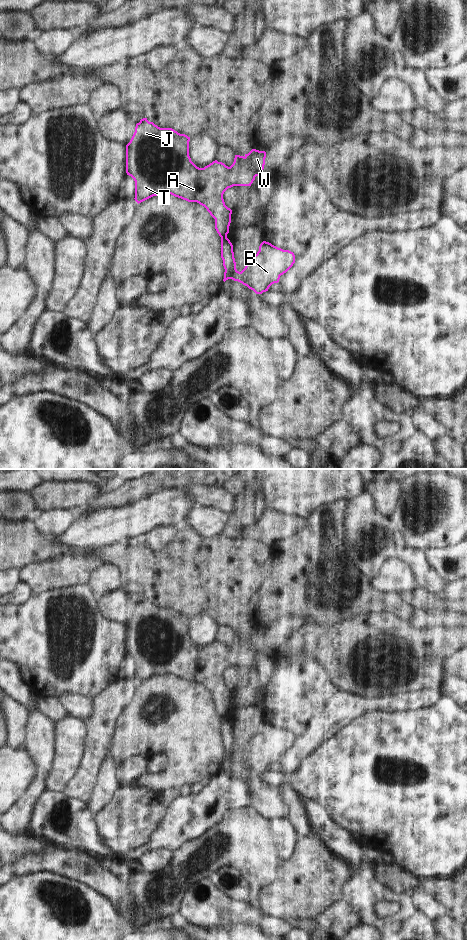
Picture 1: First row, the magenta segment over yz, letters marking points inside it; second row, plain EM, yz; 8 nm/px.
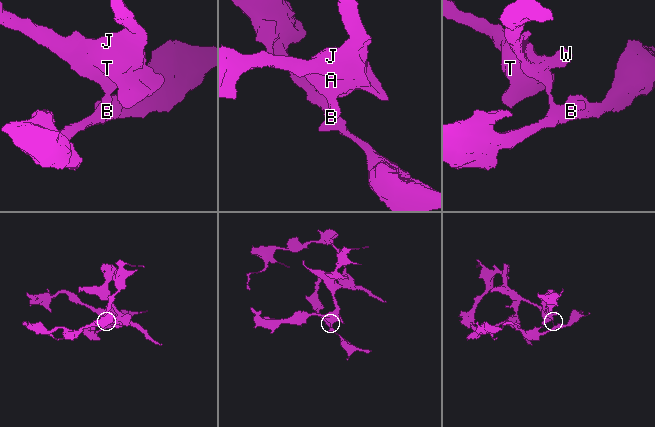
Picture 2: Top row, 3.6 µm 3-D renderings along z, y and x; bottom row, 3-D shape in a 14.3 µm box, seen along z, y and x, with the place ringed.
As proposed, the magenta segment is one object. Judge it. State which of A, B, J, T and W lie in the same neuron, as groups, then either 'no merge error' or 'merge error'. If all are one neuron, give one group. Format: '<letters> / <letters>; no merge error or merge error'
A J T W / B; merge error

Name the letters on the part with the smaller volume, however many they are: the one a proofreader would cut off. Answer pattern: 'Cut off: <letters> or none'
Cut off: B

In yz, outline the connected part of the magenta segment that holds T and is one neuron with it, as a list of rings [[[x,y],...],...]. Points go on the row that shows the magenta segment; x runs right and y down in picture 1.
[[[147,118],[136,124],[135,132],[126,145],[126,173],[135,181],[135,201],[139,204],[153,196],[173,195],[188,202],[197,202],[204,206],[215,219],[215,229],[221,238],[229,233],[232,210],[225,205],[223,194],[233,186],[251,186],[256,176],[262,174],[265,165],[266,152],[252,149],[244,156],[235,155],[233,164],[228,167],[217,160],[204,168],[197,167],[189,156],[190,137],[180,134],[172,128],[160,128]]]

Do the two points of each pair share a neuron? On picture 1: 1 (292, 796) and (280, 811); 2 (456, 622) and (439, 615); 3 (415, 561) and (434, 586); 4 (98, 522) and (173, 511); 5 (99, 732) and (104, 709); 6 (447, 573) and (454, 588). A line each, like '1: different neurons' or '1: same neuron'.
1: different neurons
2: same neuron
3: same neuron
4: same neuron
5: same neuron
6: different neurons

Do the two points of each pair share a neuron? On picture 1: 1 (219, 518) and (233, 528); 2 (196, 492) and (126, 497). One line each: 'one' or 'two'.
1: two
2: two

